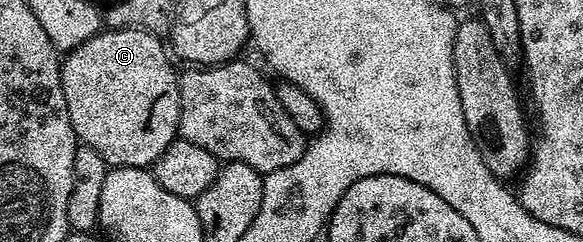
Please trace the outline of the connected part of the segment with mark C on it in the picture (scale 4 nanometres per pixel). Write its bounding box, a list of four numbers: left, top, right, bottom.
[59,27,179,168]

